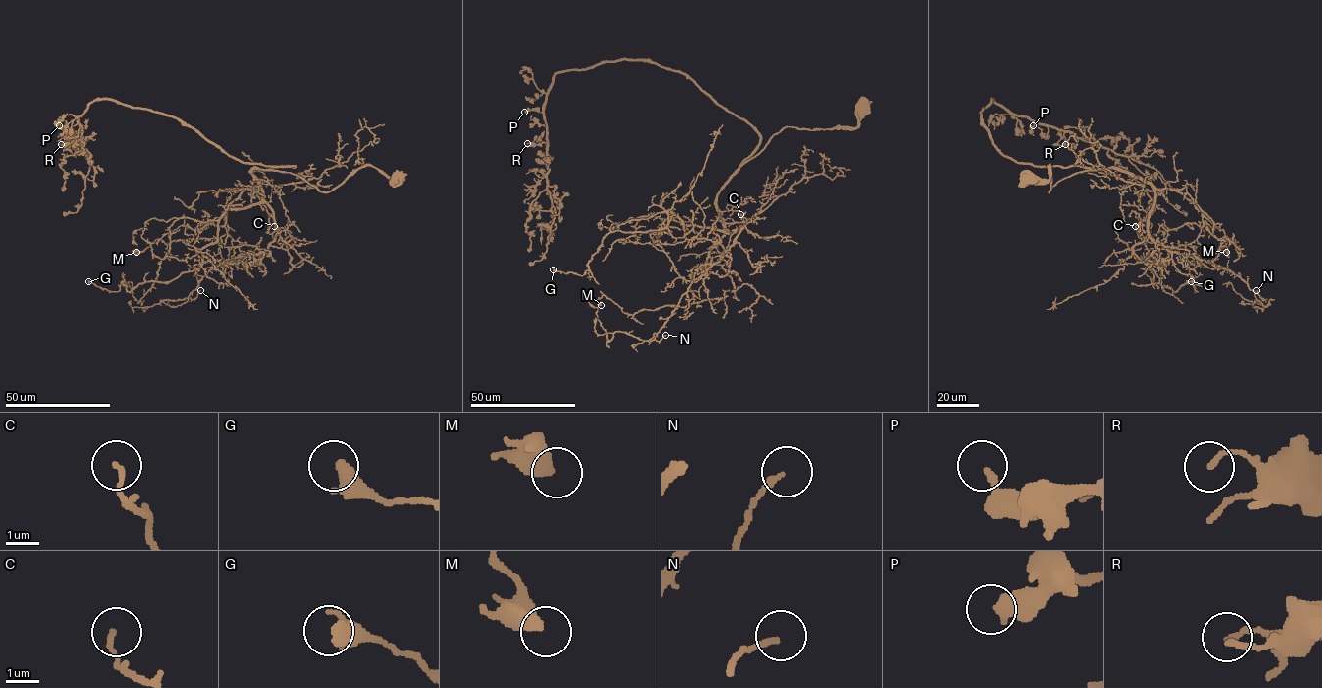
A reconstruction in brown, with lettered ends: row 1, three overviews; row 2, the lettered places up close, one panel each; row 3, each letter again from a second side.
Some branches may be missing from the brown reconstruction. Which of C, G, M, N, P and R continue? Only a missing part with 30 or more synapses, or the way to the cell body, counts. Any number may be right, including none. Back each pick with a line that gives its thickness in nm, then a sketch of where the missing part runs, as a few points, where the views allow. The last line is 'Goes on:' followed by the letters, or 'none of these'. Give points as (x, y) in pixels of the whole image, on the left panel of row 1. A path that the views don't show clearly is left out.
Goes on: none of these

